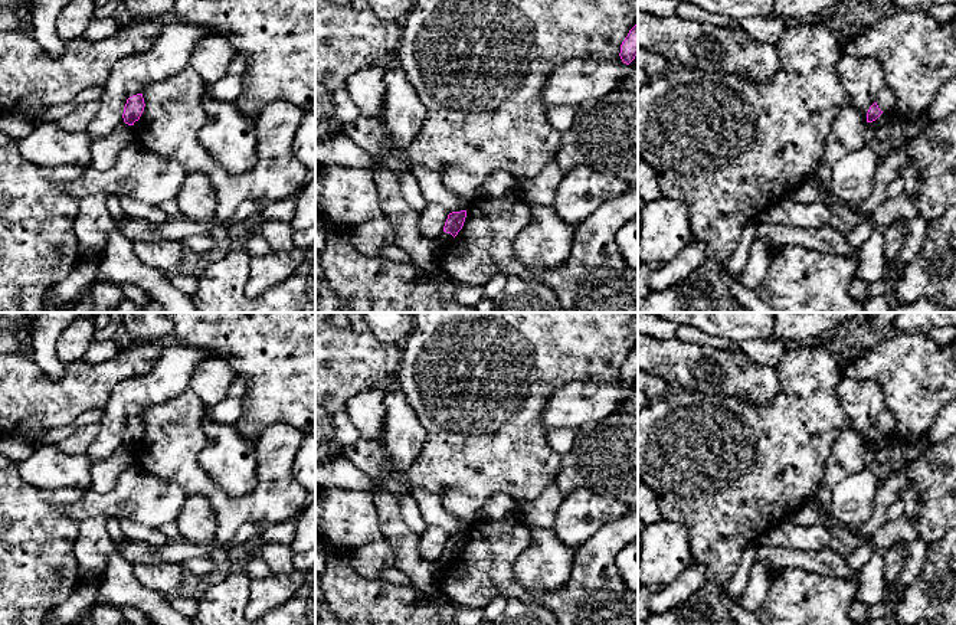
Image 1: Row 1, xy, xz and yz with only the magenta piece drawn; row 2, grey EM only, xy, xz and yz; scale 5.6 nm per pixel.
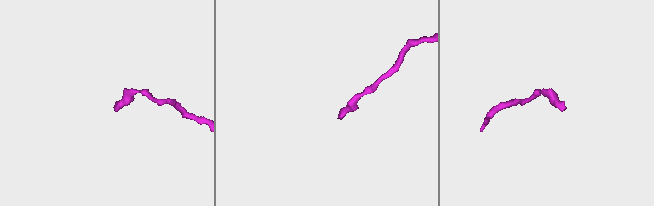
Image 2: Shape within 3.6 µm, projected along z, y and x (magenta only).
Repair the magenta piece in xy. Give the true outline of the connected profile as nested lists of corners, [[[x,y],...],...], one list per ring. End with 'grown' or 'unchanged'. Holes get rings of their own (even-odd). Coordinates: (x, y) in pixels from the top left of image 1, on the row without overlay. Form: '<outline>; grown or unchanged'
[[[143,416],[130,419],[124,429],[124,436],[122,436],[124,445],[128,448],[134,448],[134,445],[140,442],[144,429],[145,426],[144,426]]]; unchanged

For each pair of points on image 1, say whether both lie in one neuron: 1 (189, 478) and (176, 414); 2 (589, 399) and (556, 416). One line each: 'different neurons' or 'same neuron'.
1: same neuron
2: same neuron

